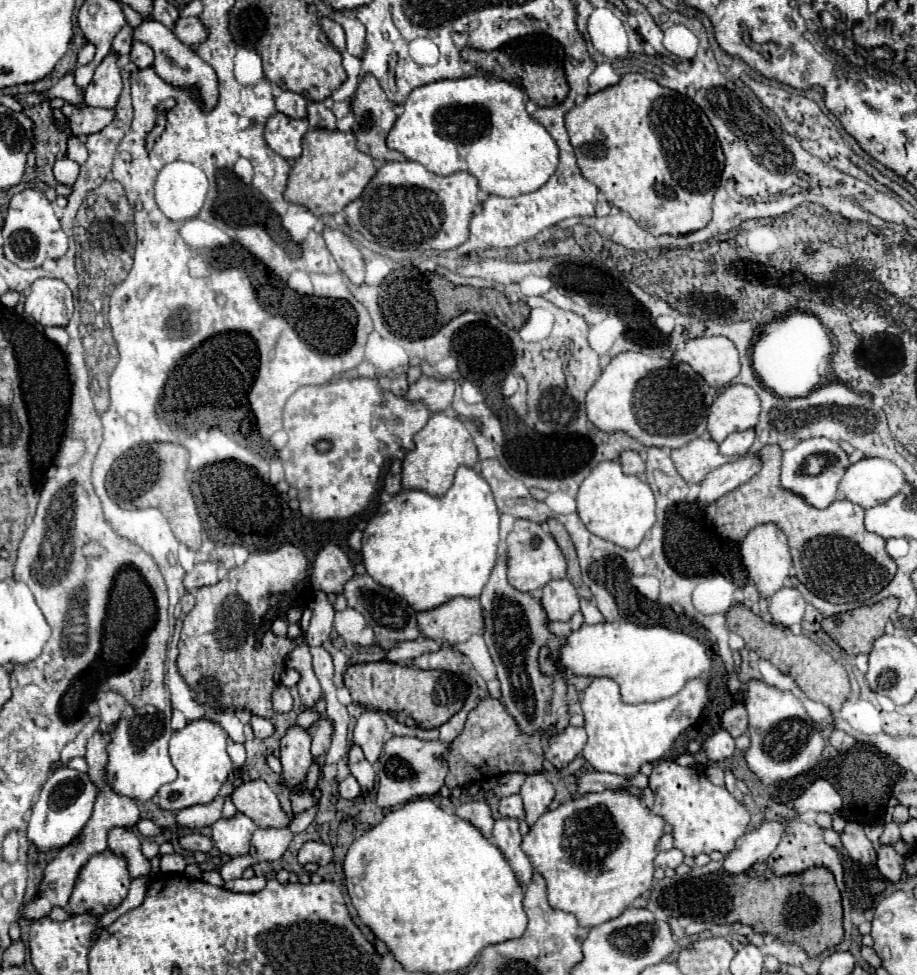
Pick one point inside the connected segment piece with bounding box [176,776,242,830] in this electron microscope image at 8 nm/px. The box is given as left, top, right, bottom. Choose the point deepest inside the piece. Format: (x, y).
(194, 817)

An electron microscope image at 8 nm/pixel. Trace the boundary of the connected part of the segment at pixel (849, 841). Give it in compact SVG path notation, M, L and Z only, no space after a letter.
M846 822L844 830L840 832L840 840L852 860L858 860L860 864L866 864L866 866L872 866L876 862L876 850L860 824Z

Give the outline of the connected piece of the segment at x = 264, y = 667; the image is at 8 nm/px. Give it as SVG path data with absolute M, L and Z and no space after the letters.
M286 544L286 546L282 546L282 548L278 548L278 550L272 550L272 552L252 552L252 554L248 556L248 560L246 560L242 566L236 566L236 568L228 570L228 574L226 574L218 584L214 584L214 586L204 586L204 588L198 590L198 594L196 594L196 606L186 614L184 626L182 626L182 634L180 634L180 642L178 642L178 652L180 652L180 654L178 654L178 672L184 676L184 682L186 682L186 684L192 688L192 692L196 694L196 700L200 700L204 706L214 708L216 712L222 712L222 710L226 708L226 710L250 710L252 714L262 716L262 718L272 718L272 716L274 716L270 696L272 696L274 688L276 688L278 682L280 682L280 674L282 674L282 670L284 670L284 660L286 660L286 656L294 650L294 640L290 640L290 638L286 638L286 636L284 636L284 638L280 638L280 636L260 636L260 638L256 638L256 630L258 630L258 626L260 626L260 622L262 622L262 618L264 618L264 614L266 614L266 610L268 610L268 598L270 598L272 594L278 594L278 592L290 592L298 582L304 580L306 568L308 568L308 560L306 560L304 552L302 552L298 546Z

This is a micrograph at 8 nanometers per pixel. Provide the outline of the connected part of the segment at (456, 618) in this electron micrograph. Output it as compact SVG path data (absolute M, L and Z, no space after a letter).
M452 598L430 612L416 616L418 628L426 638L450 646L470 640L474 634L484 632L484 616L478 598Z

